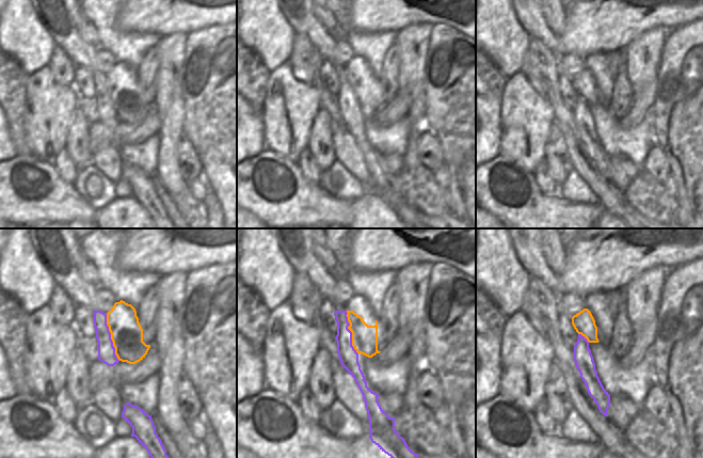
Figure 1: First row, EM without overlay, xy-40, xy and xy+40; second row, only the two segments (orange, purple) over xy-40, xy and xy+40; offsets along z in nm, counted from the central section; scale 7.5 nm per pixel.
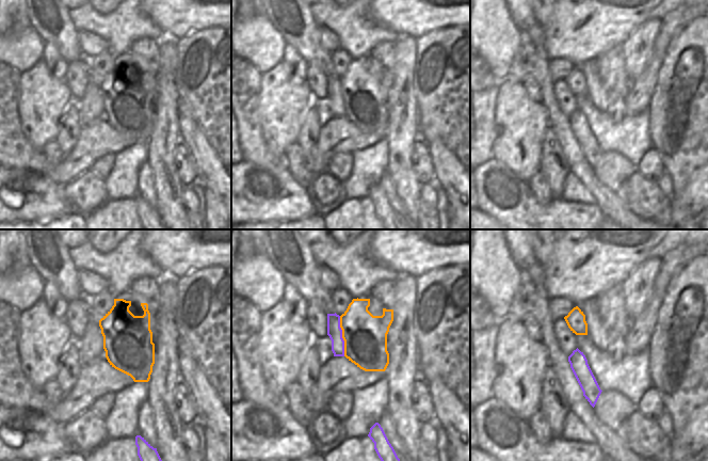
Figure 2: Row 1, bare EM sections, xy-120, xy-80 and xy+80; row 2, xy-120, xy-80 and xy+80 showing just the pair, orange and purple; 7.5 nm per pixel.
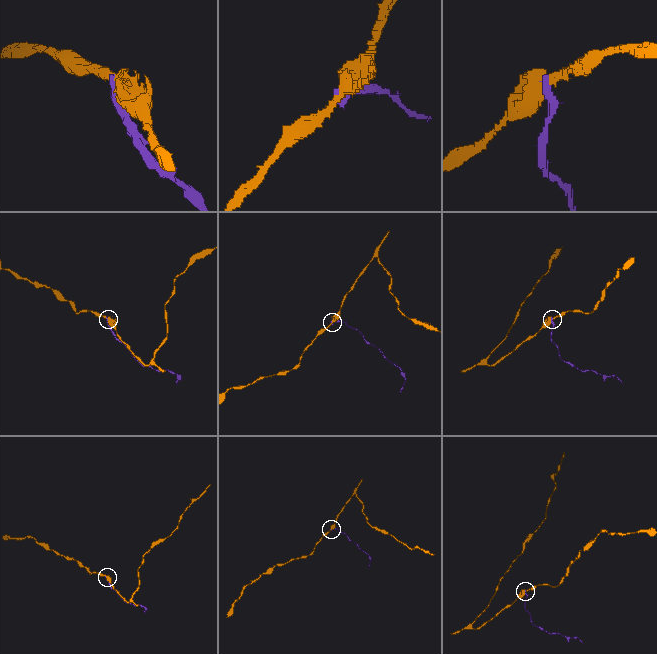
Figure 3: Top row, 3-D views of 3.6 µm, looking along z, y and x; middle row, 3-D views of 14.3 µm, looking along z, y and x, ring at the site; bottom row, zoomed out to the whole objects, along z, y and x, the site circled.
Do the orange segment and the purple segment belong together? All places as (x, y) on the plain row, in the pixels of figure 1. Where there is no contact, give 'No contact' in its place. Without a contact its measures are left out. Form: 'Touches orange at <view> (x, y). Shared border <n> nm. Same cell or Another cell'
Touches orange at xy-40 (111, 97). Shared border 380 nm. Another cell.

